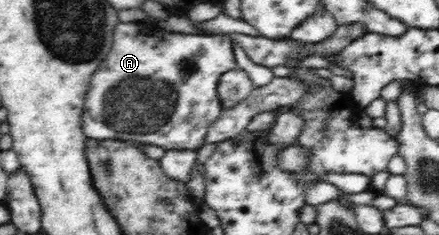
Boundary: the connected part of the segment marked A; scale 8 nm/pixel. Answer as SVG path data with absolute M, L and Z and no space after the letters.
M119 23L114 29L112 49L93 73L84 99L84 135L98 141L119 139L140 146L158 145L164 150L200 149L212 121L208 115L221 113L216 90L220 77L236 67L232 42L229 34L182 35L156 31L152 25Z

